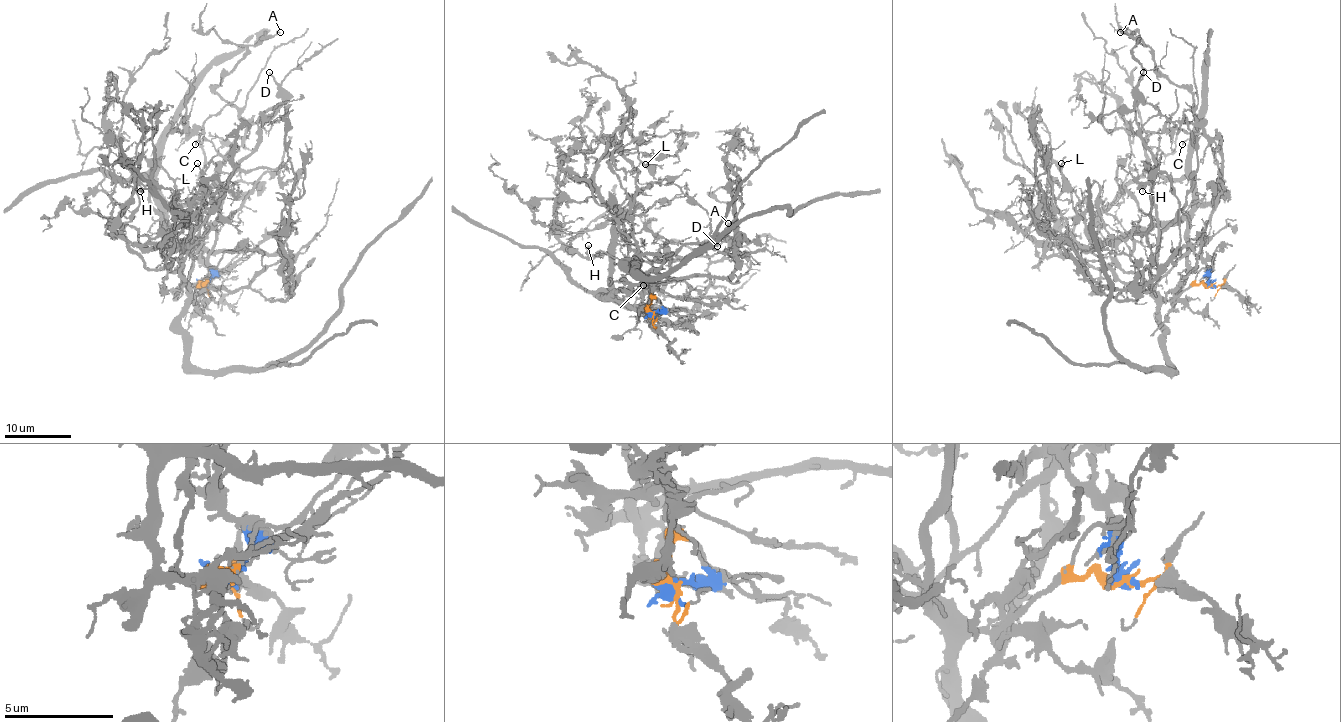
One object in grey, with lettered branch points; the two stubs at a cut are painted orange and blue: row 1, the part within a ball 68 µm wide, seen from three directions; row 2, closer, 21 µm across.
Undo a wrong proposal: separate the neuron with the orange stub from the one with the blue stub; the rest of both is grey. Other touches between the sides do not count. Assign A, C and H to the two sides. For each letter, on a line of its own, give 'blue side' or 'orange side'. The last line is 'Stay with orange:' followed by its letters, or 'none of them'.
A: blue side
C: blue side
H: blue side
Stay with orange: none of them

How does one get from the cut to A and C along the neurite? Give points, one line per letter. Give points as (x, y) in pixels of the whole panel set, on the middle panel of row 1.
A: (651, 312), (646, 292), (614, 297), (684, 324), (695, 302), (663, 292), (671, 263), (728, 223)
C: (651, 312), (659, 312), (646, 292), (614, 297), (651, 322), (651, 294), (643, 285)

